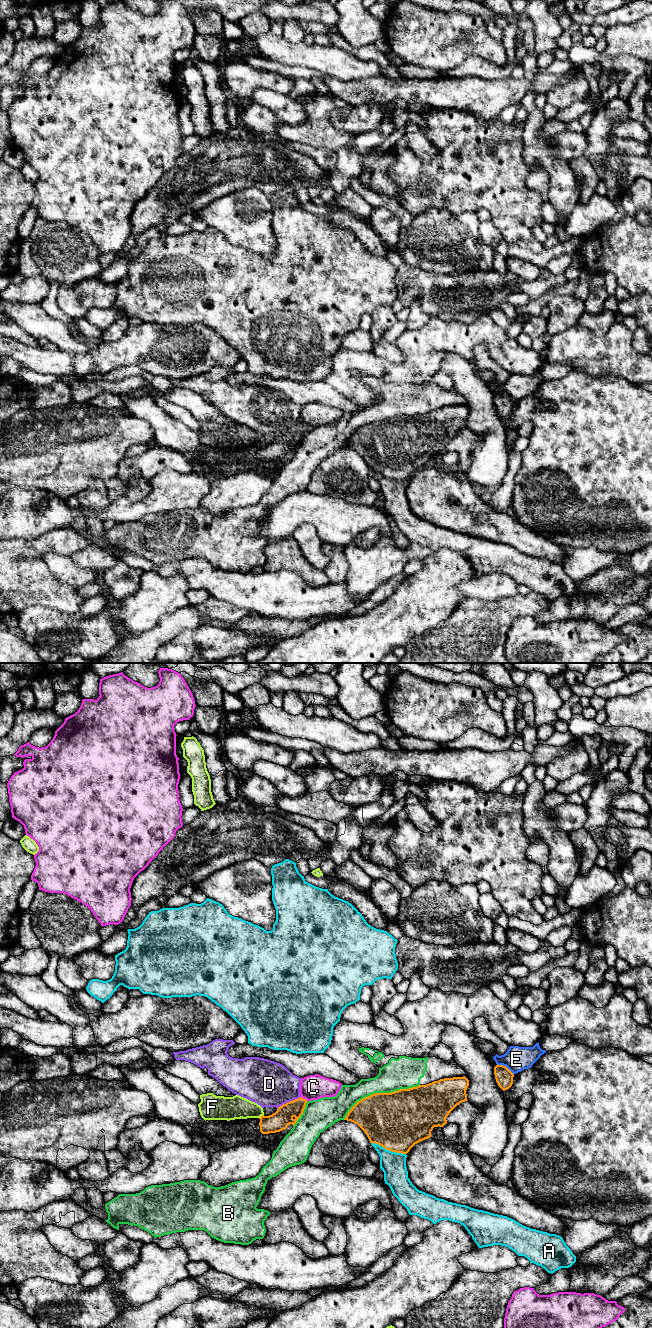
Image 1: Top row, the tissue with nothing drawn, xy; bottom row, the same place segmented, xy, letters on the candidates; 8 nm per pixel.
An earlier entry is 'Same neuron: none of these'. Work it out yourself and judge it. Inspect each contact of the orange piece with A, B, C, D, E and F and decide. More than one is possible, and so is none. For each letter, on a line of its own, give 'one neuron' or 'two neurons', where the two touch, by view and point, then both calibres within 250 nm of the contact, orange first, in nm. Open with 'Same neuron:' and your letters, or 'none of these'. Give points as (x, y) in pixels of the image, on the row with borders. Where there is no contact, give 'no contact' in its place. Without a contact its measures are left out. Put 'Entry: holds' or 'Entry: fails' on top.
Entry: holds
Same neuron: none of these
A: two neurons | xy (388, 1149) | 460/200 nm
B: two neurons | xy (379, 1093) | 460/260 nm
C: two neurons | xy (304, 1099) | 150/200 nm
D: two neurons | xy (288, 1102) | 160/360 nm
E: two neurons | xy (505, 1066) | 140/200 nm
F: two neurons | xy (261, 1116) | 160/190 nm

